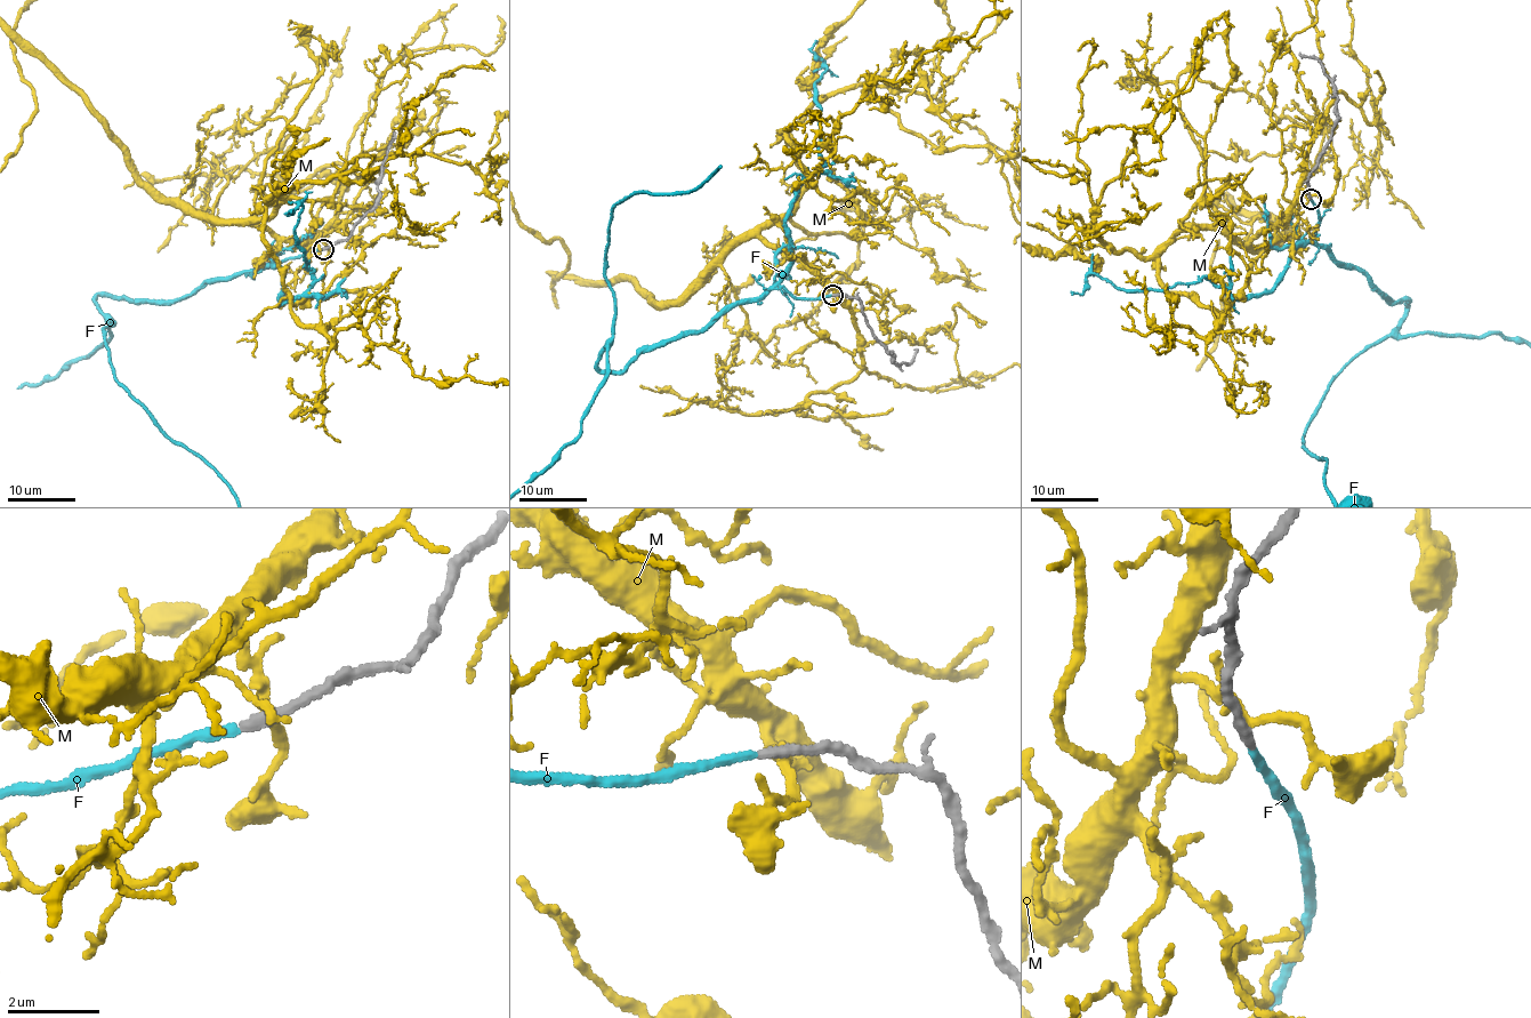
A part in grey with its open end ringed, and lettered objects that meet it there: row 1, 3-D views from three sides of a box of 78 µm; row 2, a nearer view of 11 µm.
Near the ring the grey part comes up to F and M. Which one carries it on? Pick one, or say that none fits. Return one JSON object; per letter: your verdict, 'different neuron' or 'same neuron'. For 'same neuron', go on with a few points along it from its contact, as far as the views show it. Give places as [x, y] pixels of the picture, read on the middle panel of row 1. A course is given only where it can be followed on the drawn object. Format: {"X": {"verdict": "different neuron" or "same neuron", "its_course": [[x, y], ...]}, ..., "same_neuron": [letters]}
{"F": {"verdict": "same neuron"}, "M": {"verdict": "different neuron"}, "same_neuron": ["F"]}

